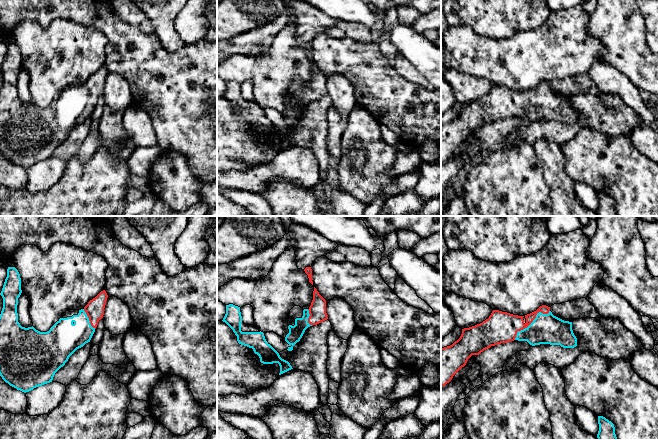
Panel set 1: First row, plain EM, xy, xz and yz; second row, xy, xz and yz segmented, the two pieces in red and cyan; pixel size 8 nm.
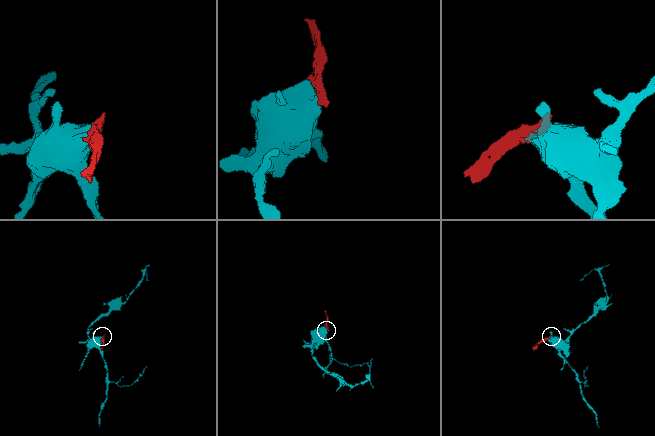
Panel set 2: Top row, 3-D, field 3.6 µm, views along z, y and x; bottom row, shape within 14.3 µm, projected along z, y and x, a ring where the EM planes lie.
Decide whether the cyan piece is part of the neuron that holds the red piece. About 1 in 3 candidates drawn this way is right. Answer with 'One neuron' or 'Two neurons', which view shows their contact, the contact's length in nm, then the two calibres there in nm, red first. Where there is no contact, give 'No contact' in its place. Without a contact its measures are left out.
One neuron. Touches red in yz. Shared border 380 nm. Thickness 260 nm (red) against 240 nm

